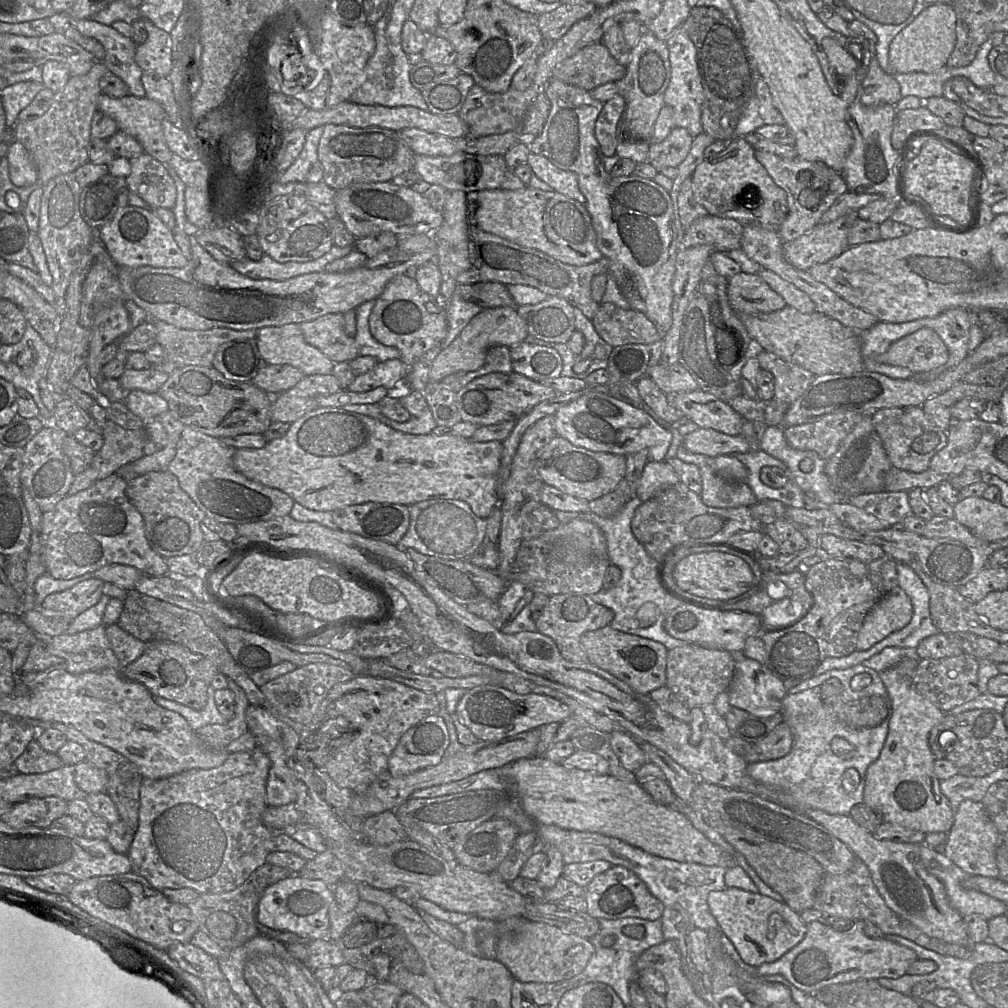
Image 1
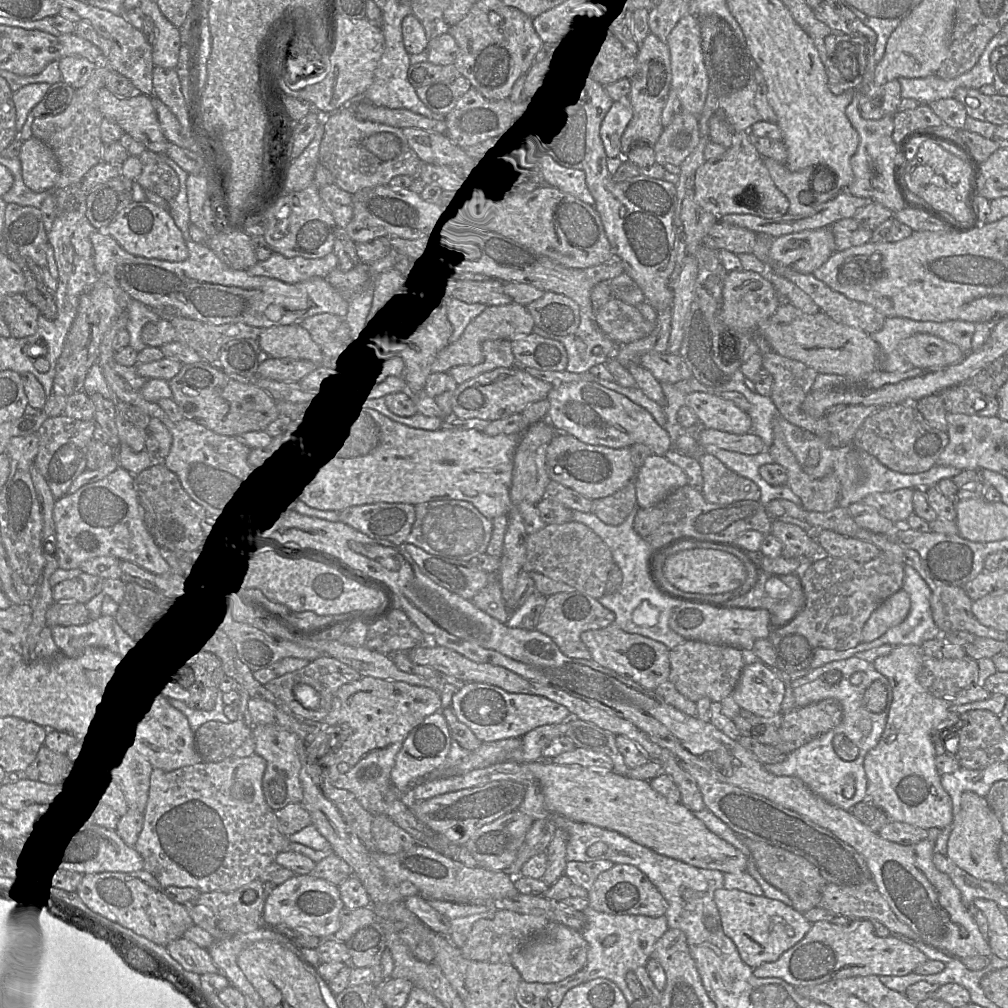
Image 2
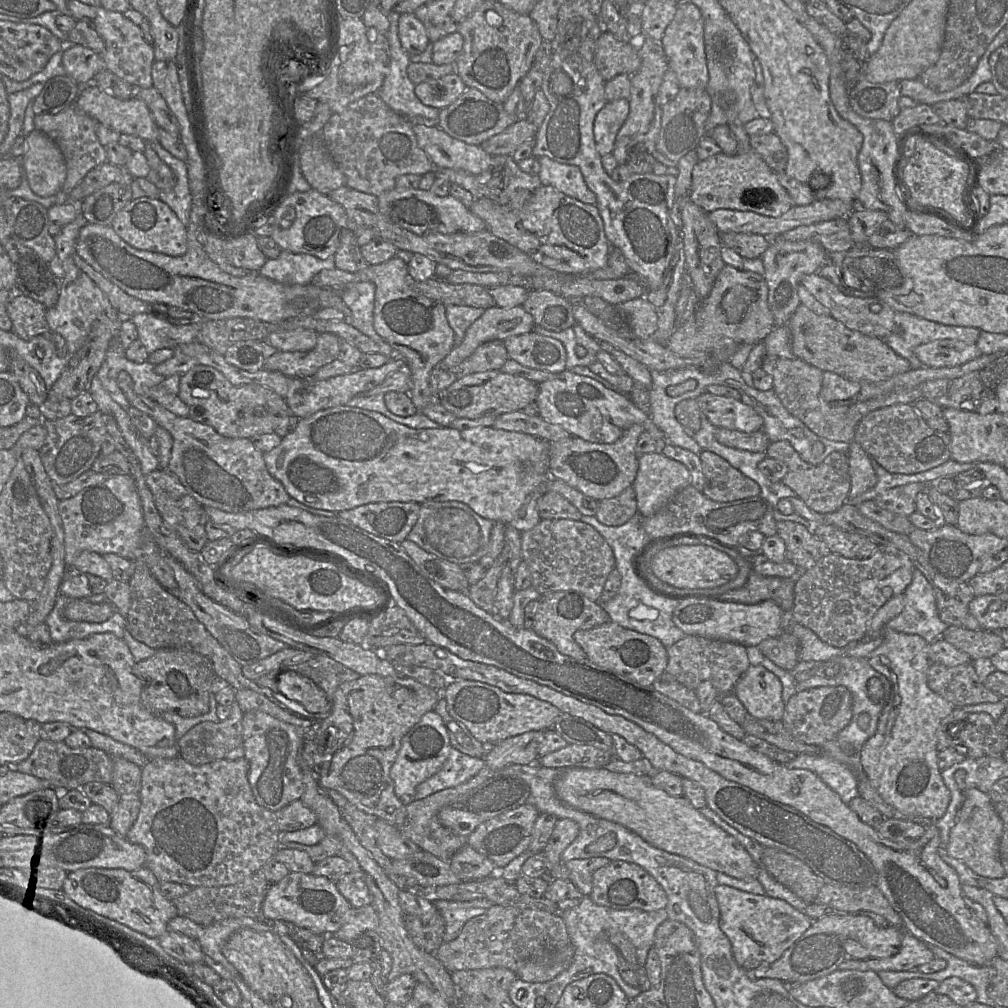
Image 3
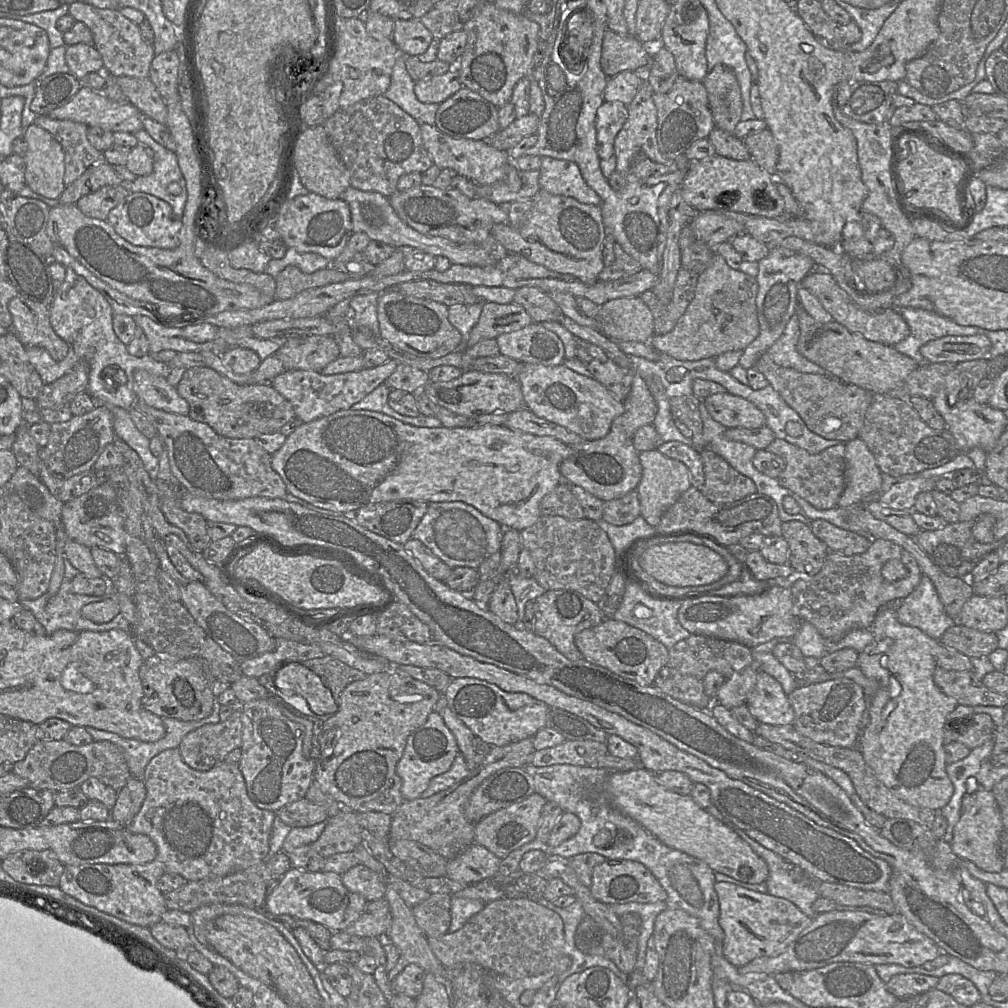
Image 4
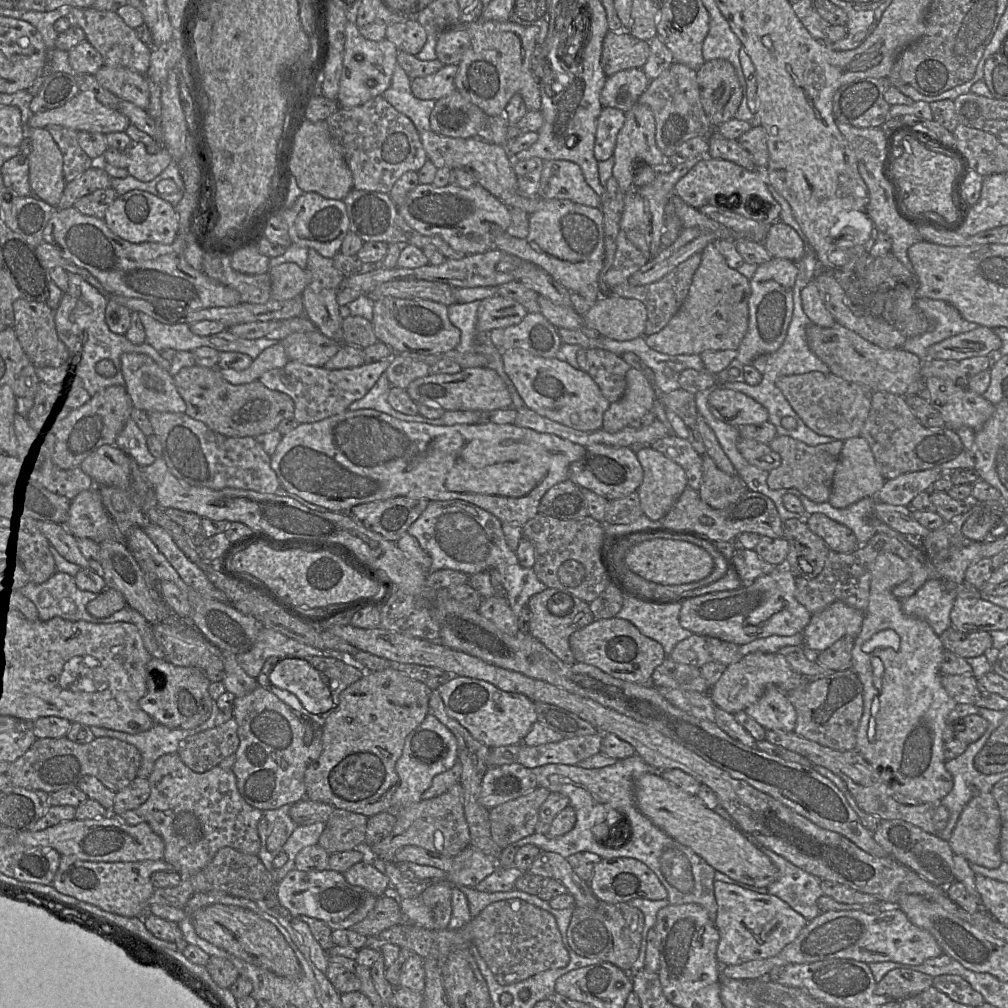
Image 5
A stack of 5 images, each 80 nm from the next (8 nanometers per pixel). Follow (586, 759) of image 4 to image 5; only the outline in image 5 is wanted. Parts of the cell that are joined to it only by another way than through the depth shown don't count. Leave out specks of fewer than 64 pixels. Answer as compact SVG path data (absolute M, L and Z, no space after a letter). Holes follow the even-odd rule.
M602 735L563 738L559 742L541 744L538 746L520 745L517 763L533 769L546 764L577 765L579 762L600 753Z

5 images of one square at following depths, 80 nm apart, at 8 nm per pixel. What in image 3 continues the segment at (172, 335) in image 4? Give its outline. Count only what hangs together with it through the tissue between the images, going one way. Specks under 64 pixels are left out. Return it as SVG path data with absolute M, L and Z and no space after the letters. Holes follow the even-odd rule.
M147 313L135 314L131 320L136 326L138 339L148 354L158 349L170 348L168 342L164 340L164 329L175 324L171 324L165 318Z

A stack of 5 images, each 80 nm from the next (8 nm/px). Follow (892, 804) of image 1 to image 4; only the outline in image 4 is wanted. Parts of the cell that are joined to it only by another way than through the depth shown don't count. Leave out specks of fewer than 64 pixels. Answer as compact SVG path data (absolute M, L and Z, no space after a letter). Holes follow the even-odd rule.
M883 607L870 626L873 641L858 653L857 666L869 679L875 679L879 688L868 705L869 722L861 731L858 749L877 779L896 797L912 806L940 812L950 801L954 786L946 772L944 754L944 725L947 716L958 705L935 684L933 676L936 651L940 645L920 629L903 625L896 618L896 608Z

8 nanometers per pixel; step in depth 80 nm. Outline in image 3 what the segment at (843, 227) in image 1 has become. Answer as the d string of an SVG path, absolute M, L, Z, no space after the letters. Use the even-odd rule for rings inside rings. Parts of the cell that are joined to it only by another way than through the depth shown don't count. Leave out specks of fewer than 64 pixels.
M782 237L770 238L769 245L762 255L763 277L768 286L768 306L773 315L774 326L787 325L792 314L800 305L798 287L801 279L813 273L829 261L829 254L813 241L788 241Z

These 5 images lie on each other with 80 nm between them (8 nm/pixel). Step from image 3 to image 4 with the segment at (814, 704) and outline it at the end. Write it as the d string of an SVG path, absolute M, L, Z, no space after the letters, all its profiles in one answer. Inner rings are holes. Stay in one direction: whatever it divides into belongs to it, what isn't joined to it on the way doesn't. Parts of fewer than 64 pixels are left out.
M848 678L799 685L788 700L794 711L792 727L810 740L834 747L851 748L859 745L861 719L866 710L863 688Z

